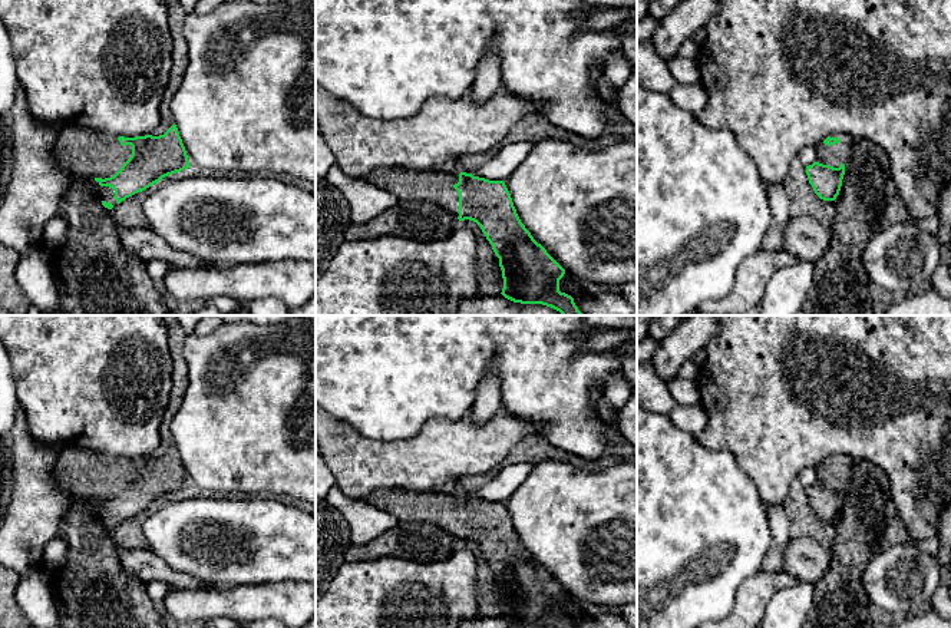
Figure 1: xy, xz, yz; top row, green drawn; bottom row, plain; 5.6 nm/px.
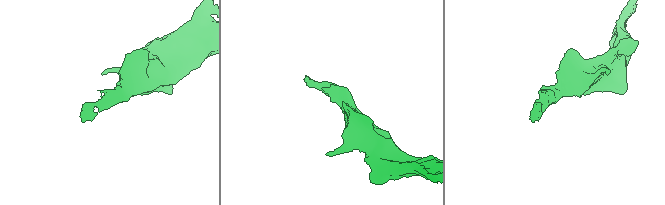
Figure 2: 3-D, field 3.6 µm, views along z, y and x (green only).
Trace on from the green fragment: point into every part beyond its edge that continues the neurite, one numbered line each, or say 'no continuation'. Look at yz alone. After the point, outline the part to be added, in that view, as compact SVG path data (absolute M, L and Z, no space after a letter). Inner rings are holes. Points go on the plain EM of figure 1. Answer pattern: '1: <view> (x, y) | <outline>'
1: yz (834, 476) | M833 455L831 459L839 459L841 463L835 466L825 466L823 462L820 462L815 470L816 470L816 480L815 483L829 486L833 489L839 489L841 485L845 486L845 490L848 487L848 483L851 480L851 472L852 472L852 457L846 455Z

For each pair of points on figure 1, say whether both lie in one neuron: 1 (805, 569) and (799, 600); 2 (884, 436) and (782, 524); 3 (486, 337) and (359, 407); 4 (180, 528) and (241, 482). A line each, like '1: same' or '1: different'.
1: different
2: different
3: same
4: different

